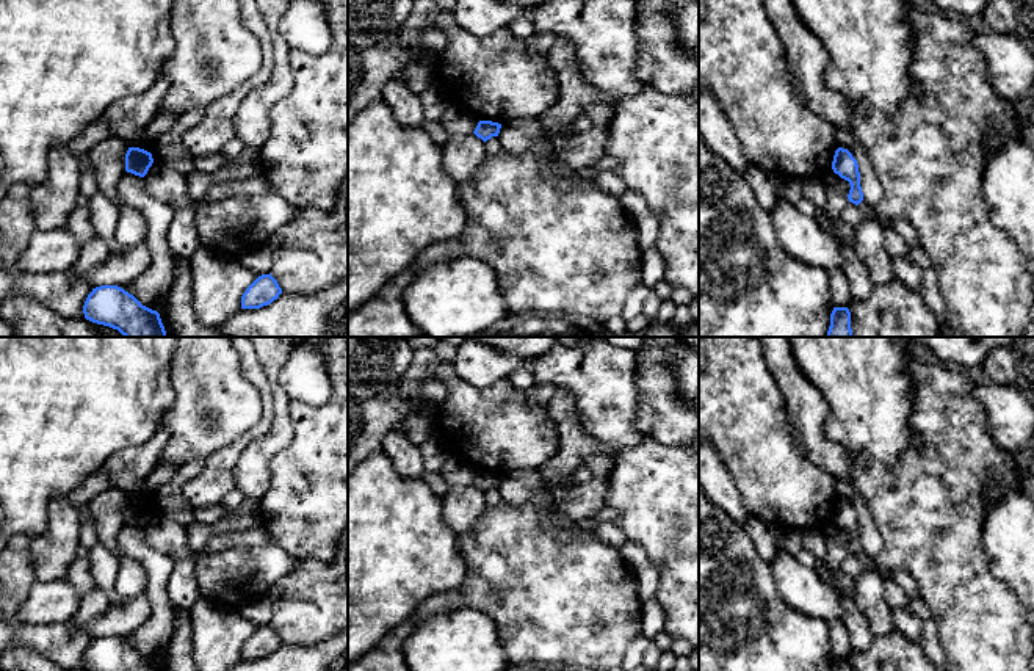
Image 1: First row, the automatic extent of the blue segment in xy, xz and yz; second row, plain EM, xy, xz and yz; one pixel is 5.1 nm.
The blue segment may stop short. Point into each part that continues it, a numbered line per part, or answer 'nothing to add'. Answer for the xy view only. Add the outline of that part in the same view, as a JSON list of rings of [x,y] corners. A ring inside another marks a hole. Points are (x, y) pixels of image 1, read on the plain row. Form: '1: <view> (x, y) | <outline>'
nothing to add

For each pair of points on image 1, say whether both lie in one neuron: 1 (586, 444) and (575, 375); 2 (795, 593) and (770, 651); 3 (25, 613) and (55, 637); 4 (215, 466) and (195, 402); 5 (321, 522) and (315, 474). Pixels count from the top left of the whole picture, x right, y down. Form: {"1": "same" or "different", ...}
{"1": "different", "2": "different", "3": "different", "4": "different", "5": "same"}

